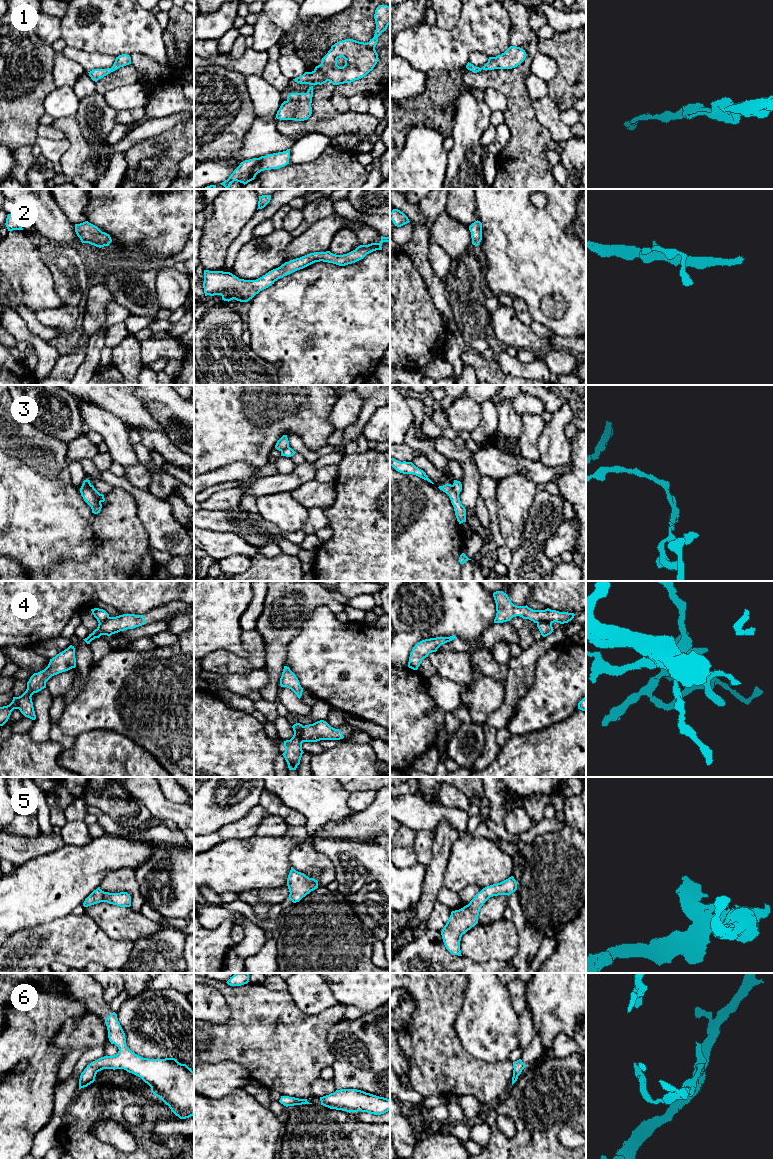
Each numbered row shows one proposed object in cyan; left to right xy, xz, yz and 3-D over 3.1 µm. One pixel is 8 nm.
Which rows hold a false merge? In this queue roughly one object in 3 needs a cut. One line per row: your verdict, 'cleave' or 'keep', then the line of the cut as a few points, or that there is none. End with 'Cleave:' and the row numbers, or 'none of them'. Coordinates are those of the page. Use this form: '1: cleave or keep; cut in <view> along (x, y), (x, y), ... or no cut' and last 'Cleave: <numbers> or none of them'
1: keep; no cut
2: keep; no cut
3: cleave; cut in xy along (87, 480), (88, 487), (100, 502)
4: cleave; cut in xz along (303, 726), (299, 733), (302, 741)
5: keep; no cut
6: keep; no cut
Cleave: 3, 4

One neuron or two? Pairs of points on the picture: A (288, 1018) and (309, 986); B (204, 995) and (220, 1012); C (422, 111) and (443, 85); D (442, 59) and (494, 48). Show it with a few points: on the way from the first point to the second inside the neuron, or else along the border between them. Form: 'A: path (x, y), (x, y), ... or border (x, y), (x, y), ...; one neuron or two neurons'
A: border (286, 990), (304, 1012), (308, 1014), (319, 1013); two neurons
B: path (208, 999), (216, 1008); one neuron
C: path (428, 105), (440, 91); one neuron
D: path (455, 53), (462, 46), (481, 46); one neuron

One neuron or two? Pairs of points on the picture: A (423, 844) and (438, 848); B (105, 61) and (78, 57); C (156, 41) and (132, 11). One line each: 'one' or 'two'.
A: two
B: one
C: one

